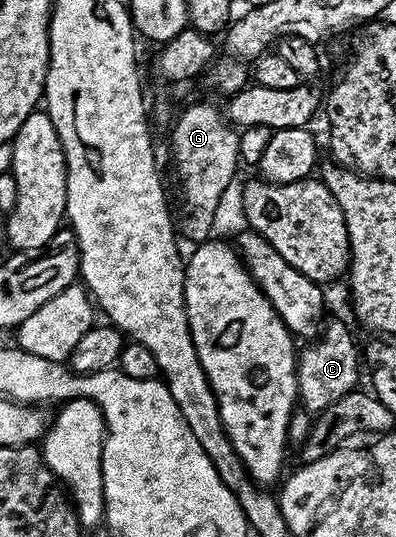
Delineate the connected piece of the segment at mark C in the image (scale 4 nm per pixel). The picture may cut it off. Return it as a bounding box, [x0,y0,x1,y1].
[296,318,361,416]

